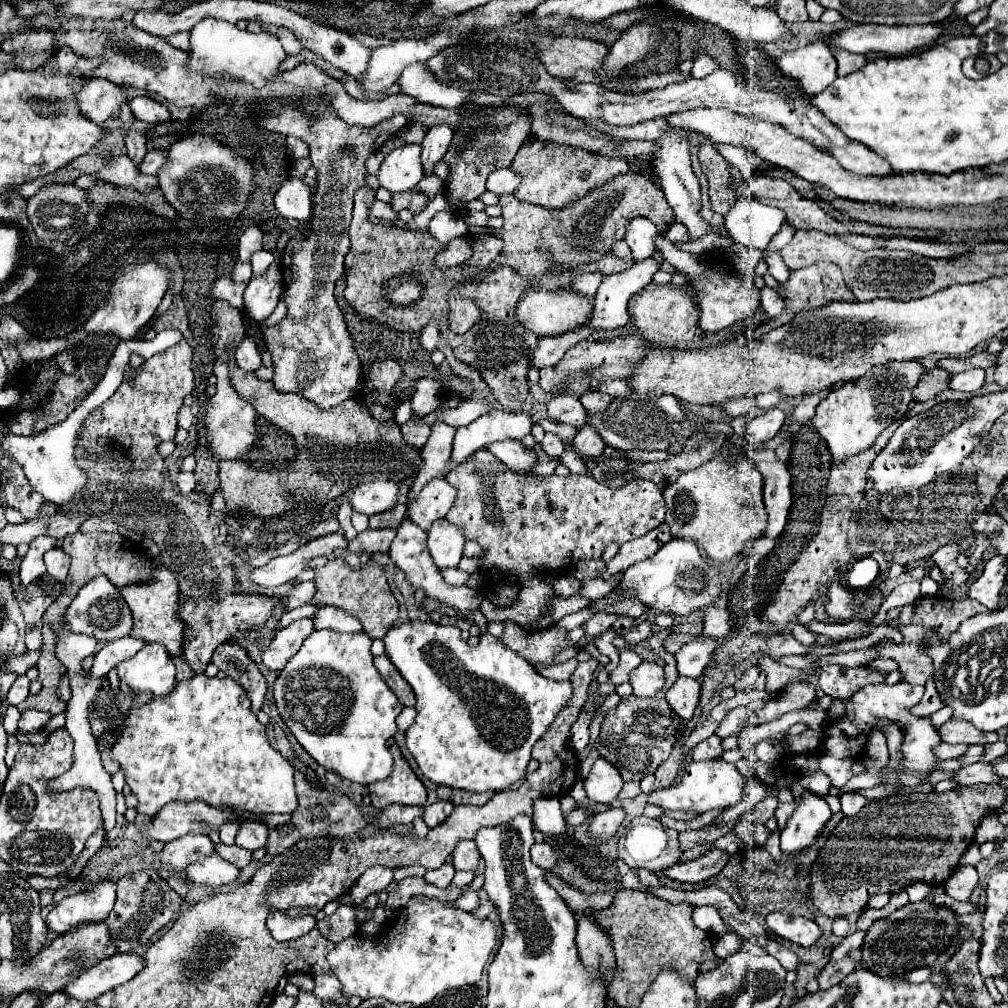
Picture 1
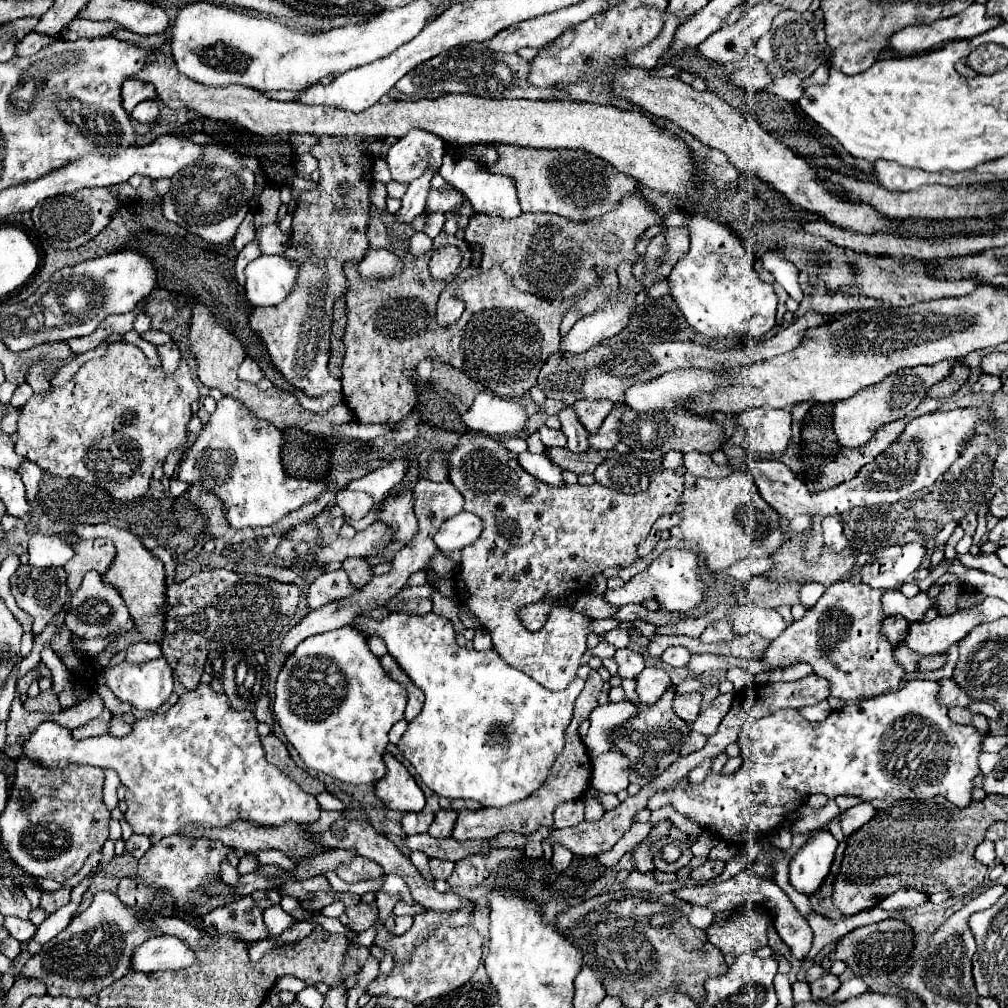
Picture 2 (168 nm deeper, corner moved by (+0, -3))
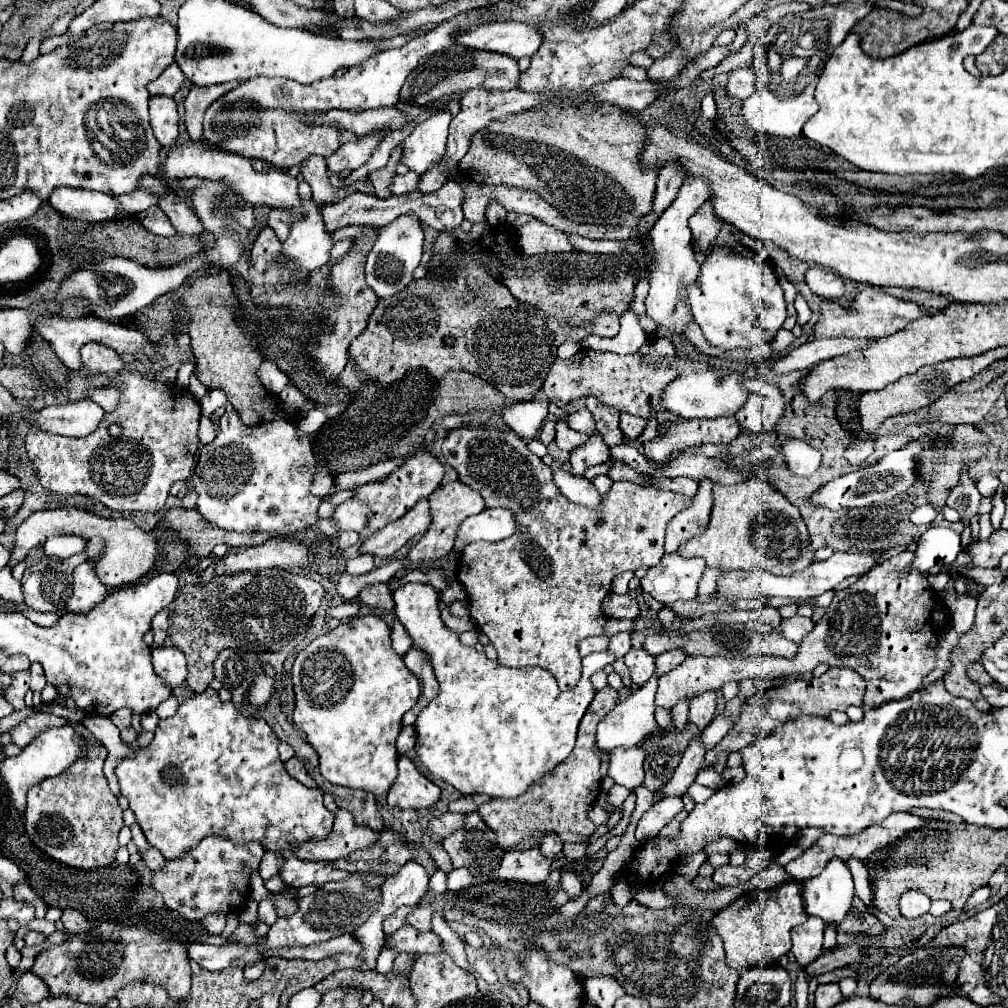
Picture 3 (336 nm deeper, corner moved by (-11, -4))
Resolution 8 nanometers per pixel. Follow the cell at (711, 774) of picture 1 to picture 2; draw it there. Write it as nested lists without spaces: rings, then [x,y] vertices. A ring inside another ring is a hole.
[[[911,680],[897,690],[831,712],[823,722],[809,722],[793,708],[775,712],[759,722],[747,722],[737,740],[742,757],[737,772],[709,774],[701,784],[685,780],[685,784],[679,784],[673,790],[661,790],[651,796],[647,808],[659,810],[663,806],[673,806],[677,812],[707,826],[713,834],[719,834],[719,838],[725,840],[737,840],[743,830],[761,836],[779,828],[789,812],[803,806],[809,794],[817,792],[827,794],[829,798],[853,794],[861,796],[865,802],[871,802],[873,798],[901,800],[945,796],[949,802],[963,808],[971,802],[971,780],[979,774],[977,754],[981,752],[983,736],[977,734],[975,728],[951,722],[947,708],[937,704],[937,690],[937,682]]]

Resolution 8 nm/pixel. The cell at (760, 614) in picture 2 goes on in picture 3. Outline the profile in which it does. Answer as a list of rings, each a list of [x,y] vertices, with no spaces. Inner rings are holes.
[[[792,617],[792,619],[784,619],[782,627],[778,629],[778,633],[782,633],[786,639],[790,641],[800,641],[800,637],[804,637],[806,633],[810,633],[810,629],[814,627],[814,623],[806,617]]]

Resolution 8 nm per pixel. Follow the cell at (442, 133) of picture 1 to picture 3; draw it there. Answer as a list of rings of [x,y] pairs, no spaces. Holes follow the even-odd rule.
[[[414,215],[398,217],[390,225],[380,229],[372,251],[368,253],[366,271],[364,271],[366,283],[372,287],[372,291],[378,297],[390,297],[390,295],[402,291],[412,281],[412,271],[420,265],[422,243],[424,243],[422,227],[420,227],[418,217],[414,217]]]

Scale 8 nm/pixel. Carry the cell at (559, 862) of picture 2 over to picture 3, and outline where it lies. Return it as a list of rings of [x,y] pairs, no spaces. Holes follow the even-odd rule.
[[[564,871],[564,873],[562,873],[562,889],[568,893],[570,901],[578,899],[580,893],[582,893],[582,883],[580,883],[578,875],[572,873],[572,871]]]

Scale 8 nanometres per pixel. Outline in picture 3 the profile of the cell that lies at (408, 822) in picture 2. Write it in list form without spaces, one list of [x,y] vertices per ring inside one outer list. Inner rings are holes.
[[[448,811],[440,819],[436,817],[436,819],[430,821],[430,831],[436,833],[436,835],[440,835],[440,837],[448,837],[456,829],[462,829],[462,825],[464,825],[464,815]]]

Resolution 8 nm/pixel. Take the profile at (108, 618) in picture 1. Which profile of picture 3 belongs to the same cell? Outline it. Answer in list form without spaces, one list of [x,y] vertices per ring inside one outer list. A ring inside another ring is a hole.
[[[86,561],[74,569],[74,593],[68,601],[68,611],[88,613],[106,597],[106,593],[108,591],[98,581],[92,563]]]

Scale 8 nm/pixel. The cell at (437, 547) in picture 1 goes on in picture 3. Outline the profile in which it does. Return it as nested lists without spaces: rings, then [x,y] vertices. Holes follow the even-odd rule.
[[[502,507],[484,509],[482,513],[468,517],[460,525],[456,537],[456,549],[462,549],[464,545],[474,541],[490,541],[490,543],[502,541],[514,535],[514,531],[516,531],[514,511]]]

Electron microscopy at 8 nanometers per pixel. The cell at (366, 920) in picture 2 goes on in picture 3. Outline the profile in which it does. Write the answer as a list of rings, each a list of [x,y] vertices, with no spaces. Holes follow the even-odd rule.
[[[416,905],[412,907],[400,907],[396,913],[392,913],[388,919],[384,919],[384,933],[394,933],[398,931],[402,925],[406,925],[406,917],[416,909]]]

